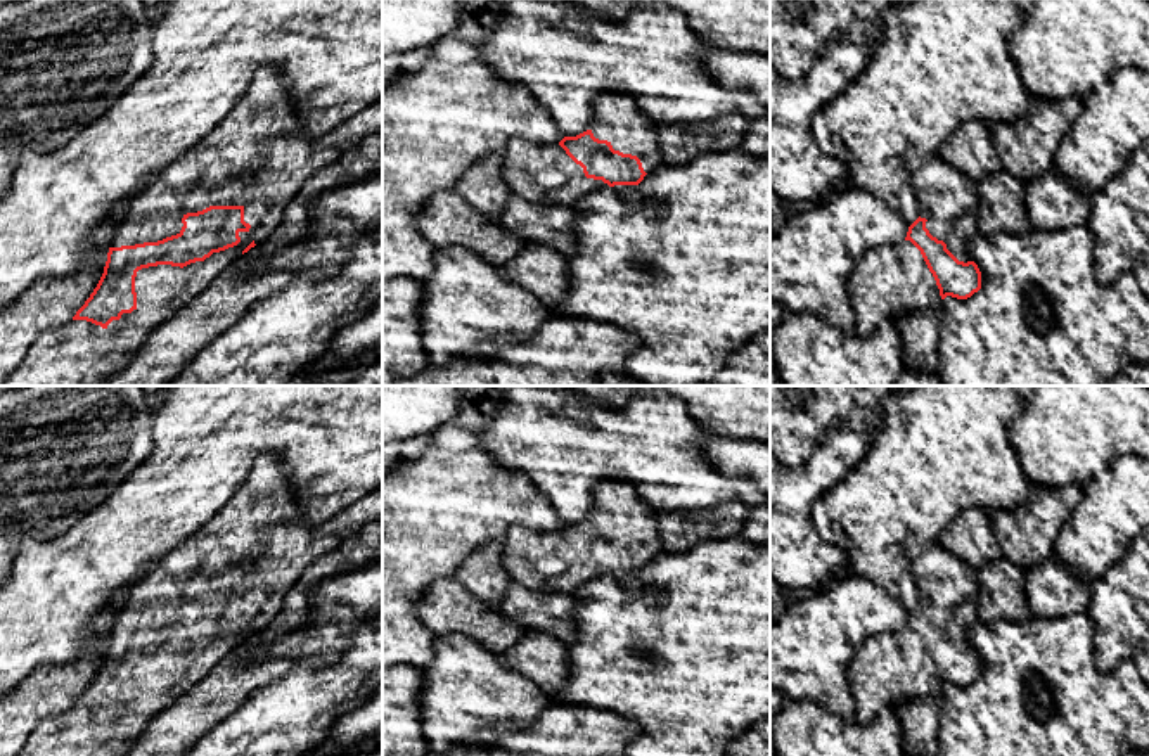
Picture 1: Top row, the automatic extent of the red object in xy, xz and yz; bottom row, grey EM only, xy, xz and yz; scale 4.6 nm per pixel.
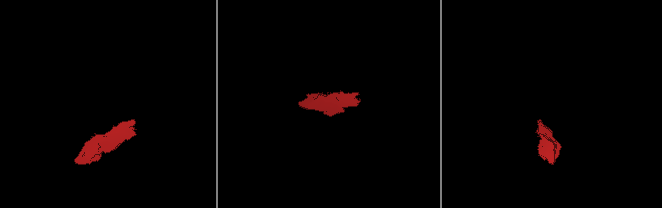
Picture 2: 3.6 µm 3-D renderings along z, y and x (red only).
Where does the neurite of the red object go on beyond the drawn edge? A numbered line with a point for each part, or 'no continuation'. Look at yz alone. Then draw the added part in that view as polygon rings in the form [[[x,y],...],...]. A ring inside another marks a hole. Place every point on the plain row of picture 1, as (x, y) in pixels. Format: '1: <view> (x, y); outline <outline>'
1: yz (949, 587); outline [[[908,538],[903,552],[929,621],[943,628],[959,649],[972,649],[967,631],[979,619],[978,569],[938,541],[917,543]]]
2: yz (893, 666); outline [[[910,630],[867,638],[855,652],[848,678],[860,723],[900,701],[941,695],[941,683],[921,638]]]

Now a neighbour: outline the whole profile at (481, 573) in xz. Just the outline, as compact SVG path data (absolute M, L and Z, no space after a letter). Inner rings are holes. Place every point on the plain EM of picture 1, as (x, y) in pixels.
M493 540L476 548L455 571L453 578L481 602L495 607L514 585L502 562L502 541Z

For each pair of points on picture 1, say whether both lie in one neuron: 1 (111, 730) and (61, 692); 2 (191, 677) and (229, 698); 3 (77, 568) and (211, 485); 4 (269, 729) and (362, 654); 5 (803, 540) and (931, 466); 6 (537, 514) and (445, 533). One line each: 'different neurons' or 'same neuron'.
1: different neurons
2: different neurons
3: same neuron
4: same neuron
5: different neurons
6: same neuron

